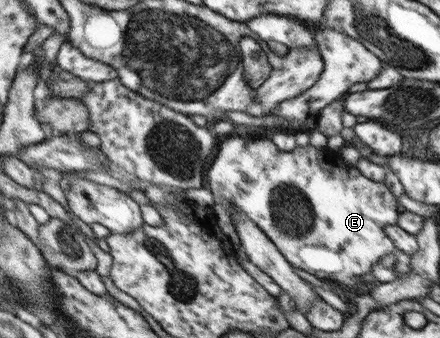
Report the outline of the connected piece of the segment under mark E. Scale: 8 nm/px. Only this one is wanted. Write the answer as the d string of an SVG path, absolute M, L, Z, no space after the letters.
M230 134L217 149L217 155L215 155L215 159L213 159L213 163L211 163L209 171L207 171L207 181L209 181L209 189L211 189L210 191L214 197L214 203L219 203L219 205L222 205L231 213L230 217L233 225L236 225L234 215L237 212L243 212L273 241L274 245L279 248L279 253L287 259L289 265L304 269L311 273L311 275L315 275L315 277L331 285L337 283L343 286L357 287L357 282L361 281L359 277L365 275L365 273L371 273L371 266L374 266L386 255L393 255L396 258L394 272L397 278L407 276L412 268L411 255L405 255L403 250L399 250L384 230L386 225L395 225L397 223L398 215L400 214L397 212L398 198L389 190L389 187L385 185L384 181L373 181L365 177L355 166L349 165L344 160L341 160L336 151L331 151L327 147L316 148L311 144L307 144L304 147L297 146L294 150L281 151L271 140L253 140L247 137L243 139L243 137L239 137L239 135Z

